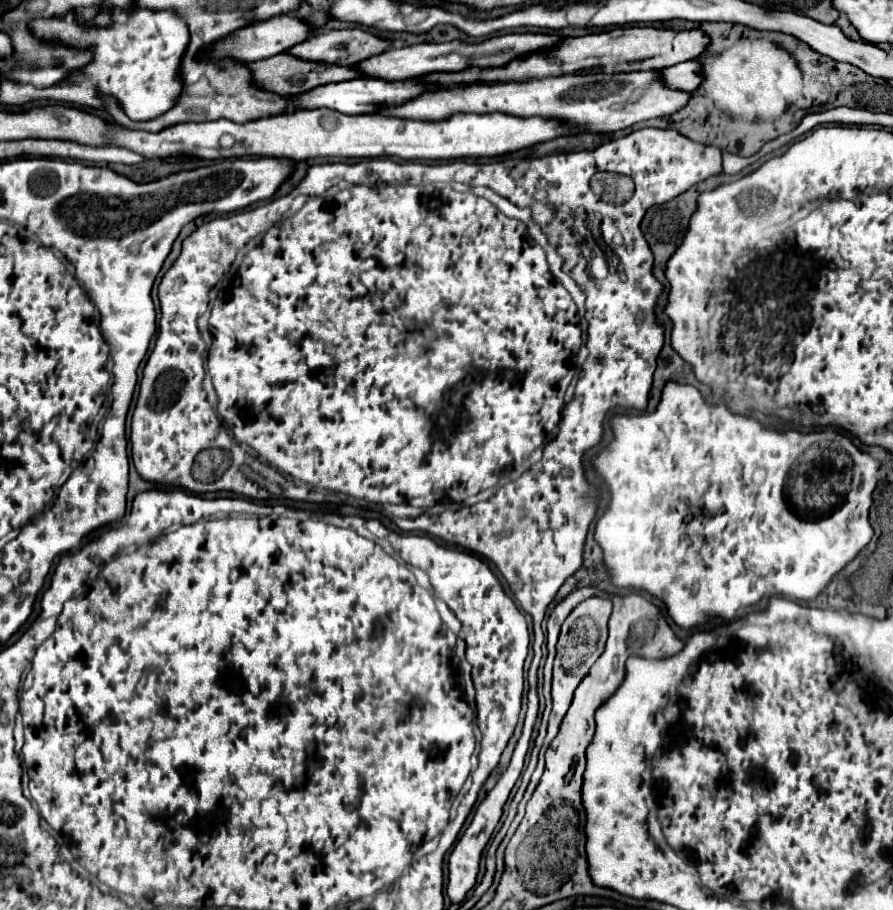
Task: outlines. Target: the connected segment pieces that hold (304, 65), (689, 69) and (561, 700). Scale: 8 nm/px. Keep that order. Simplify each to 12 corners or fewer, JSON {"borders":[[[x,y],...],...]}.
{"borders":[[[291,54],[247,62],[259,86],[297,96],[365,76]],[[701,62],[665,68],[663,78],[677,90],[701,86]],[[611,600],[581,602],[565,620],[553,664],[559,728],[575,688],[601,656]]]}

